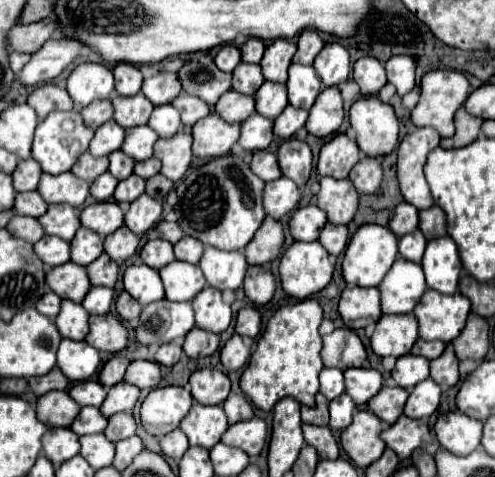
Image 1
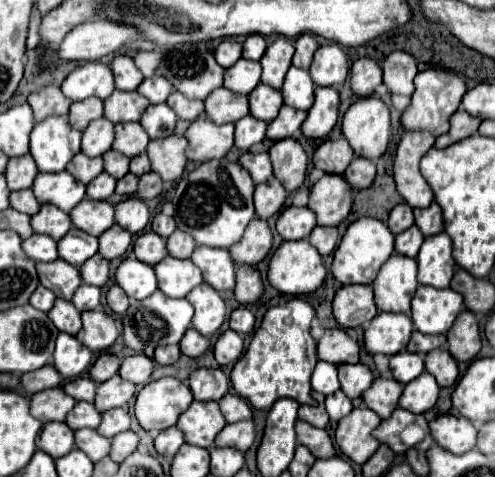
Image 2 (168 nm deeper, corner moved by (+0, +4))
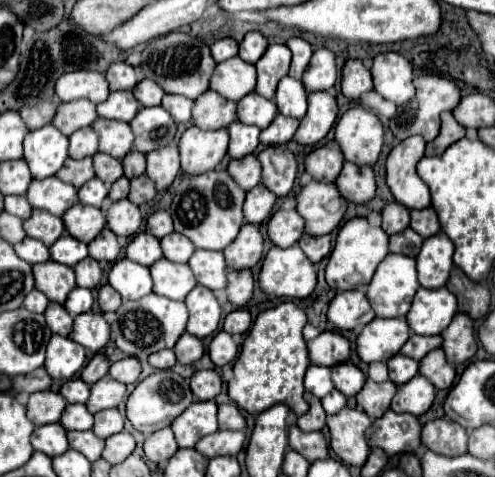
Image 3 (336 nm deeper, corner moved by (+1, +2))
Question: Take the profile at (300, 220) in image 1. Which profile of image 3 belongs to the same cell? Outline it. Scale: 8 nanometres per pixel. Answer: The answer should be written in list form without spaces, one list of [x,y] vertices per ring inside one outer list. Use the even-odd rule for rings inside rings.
[[[277,210],[267,224],[267,234],[275,246],[289,248],[301,238],[303,226],[305,222],[295,210]]]

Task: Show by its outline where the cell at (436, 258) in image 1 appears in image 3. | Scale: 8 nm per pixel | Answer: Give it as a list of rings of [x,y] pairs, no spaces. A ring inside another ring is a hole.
[[[439,232],[423,242],[423,248],[417,256],[417,272],[419,284],[423,288],[441,288],[449,280],[449,272],[453,266],[453,242],[447,234]]]

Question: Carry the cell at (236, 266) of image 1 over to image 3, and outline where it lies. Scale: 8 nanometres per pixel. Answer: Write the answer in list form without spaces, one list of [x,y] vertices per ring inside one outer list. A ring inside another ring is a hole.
[[[195,250],[189,258],[189,268],[193,270],[197,282],[209,290],[221,290],[227,284],[227,266],[223,252]]]

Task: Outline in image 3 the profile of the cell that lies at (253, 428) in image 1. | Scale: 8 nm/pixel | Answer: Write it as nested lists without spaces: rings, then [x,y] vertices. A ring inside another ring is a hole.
[[[215,432],[209,436],[203,436],[197,444],[195,450],[205,454],[207,458],[215,456],[235,456],[245,442],[243,432]]]

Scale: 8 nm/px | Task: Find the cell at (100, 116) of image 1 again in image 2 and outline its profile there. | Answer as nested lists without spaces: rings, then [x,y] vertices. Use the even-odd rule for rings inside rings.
[[[88,98],[88,100],[82,100],[82,102],[72,102],[70,114],[68,114],[68,118],[72,120],[72,126],[76,130],[86,130],[86,126],[92,120],[102,118],[102,116],[104,116],[104,102],[96,100],[96,98]]]

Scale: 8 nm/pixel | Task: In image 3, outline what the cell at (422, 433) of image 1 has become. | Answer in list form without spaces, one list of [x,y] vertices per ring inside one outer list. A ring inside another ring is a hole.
[[[387,410],[367,430],[367,442],[371,448],[385,450],[387,456],[401,452],[417,452],[421,446],[419,432],[421,426],[417,416]]]

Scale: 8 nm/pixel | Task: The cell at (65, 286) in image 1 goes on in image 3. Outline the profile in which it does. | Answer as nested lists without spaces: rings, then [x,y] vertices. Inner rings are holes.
[[[53,260],[35,264],[33,276],[35,276],[35,288],[43,292],[51,302],[57,302],[57,304],[65,304],[67,294],[75,288],[73,268]]]

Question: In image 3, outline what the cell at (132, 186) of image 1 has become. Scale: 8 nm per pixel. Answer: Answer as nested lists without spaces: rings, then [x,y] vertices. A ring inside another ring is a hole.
[[[123,176],[123,178],[119,178],[119,180],[111,186],[111,190],[109,190],[109,198],[111,198],[113,202],[117,202],[117,200],[127,198],[127,194],[129,194],[129,180]]]

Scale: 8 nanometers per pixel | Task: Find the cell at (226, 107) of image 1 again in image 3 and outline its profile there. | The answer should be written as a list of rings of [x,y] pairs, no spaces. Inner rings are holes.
[[[207,90],[193,102],[193,124],[201,130],[227,128],[237,120],[237,104],[227,102],[215,90]]]

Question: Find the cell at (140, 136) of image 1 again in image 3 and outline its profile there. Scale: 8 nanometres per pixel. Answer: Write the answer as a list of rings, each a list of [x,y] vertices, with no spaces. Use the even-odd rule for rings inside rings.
[[[97,118],[91,124],[91,128],[99,136],[99,152],[121,160],[131,150],[133,134],[131,134],[131,128],[127,122]]]

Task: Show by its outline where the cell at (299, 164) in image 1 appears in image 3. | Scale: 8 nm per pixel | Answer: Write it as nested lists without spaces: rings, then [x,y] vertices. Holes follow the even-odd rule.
[[[269,146],[257,154],[261,164],[261,182],[275,196],[287,196],[297,176],[297,162],[293,152],[285,146]]]

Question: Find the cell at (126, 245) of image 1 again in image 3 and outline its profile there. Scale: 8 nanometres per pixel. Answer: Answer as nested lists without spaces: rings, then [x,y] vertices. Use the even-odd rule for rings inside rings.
[[[103,228],[103,232],[97,234],[97,238],[93,242],[89,242],[89,256],[95,260],[107,260],[107,262],[115,262],[119,256],[119,240],[115,234],[111,234],[111,230]]]

